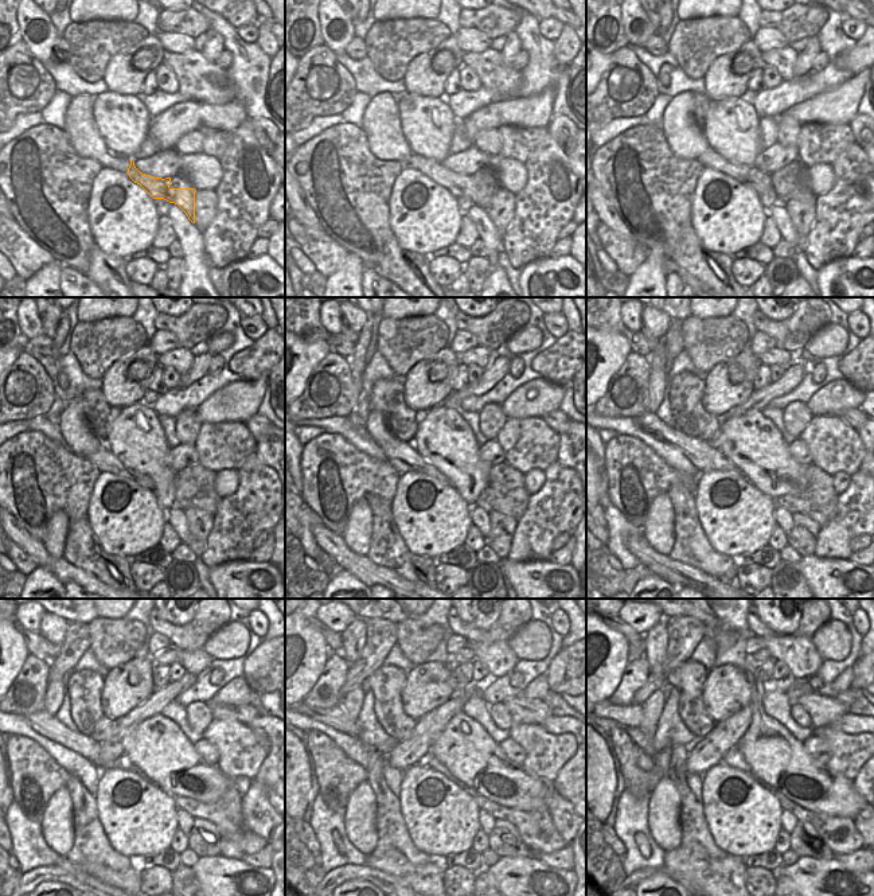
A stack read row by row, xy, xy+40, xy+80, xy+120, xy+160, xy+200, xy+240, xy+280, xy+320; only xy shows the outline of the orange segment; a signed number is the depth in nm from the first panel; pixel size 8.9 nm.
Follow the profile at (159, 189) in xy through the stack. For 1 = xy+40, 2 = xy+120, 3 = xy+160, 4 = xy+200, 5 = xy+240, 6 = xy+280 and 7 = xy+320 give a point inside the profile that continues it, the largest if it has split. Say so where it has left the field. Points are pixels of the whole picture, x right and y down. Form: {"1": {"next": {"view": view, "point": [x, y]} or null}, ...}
{"1": {"next": {"view": "xy+40", "point": [459, 186]}}, "2": {"next": {"view": "xy+120", "point": [104, 459]}}, "3": {"next": {"view": "xy+160", "point": [401, 455]}}, "4": {"next": {"view": "xy+200", "point": [703, 455]}}, "5": {"next": {"view": "xy+240", "point": [49, 725]}}, "6": {"next": {"view": "xy+280", "point": [375, 737]}}, "7": {"next": {"view": "xy+320", "point": [631, 715]}}}

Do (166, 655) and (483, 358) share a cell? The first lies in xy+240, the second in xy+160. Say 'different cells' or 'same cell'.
same cell

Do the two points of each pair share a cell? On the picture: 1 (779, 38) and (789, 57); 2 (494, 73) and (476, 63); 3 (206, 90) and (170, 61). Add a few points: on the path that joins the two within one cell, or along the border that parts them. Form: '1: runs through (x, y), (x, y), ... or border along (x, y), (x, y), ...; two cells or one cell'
1: border along (788, 45), (763, 53); two cells
2: runs through (490, 69), (480, 63); one cell
3: runs through (196, 81), (179, 63); one cell

